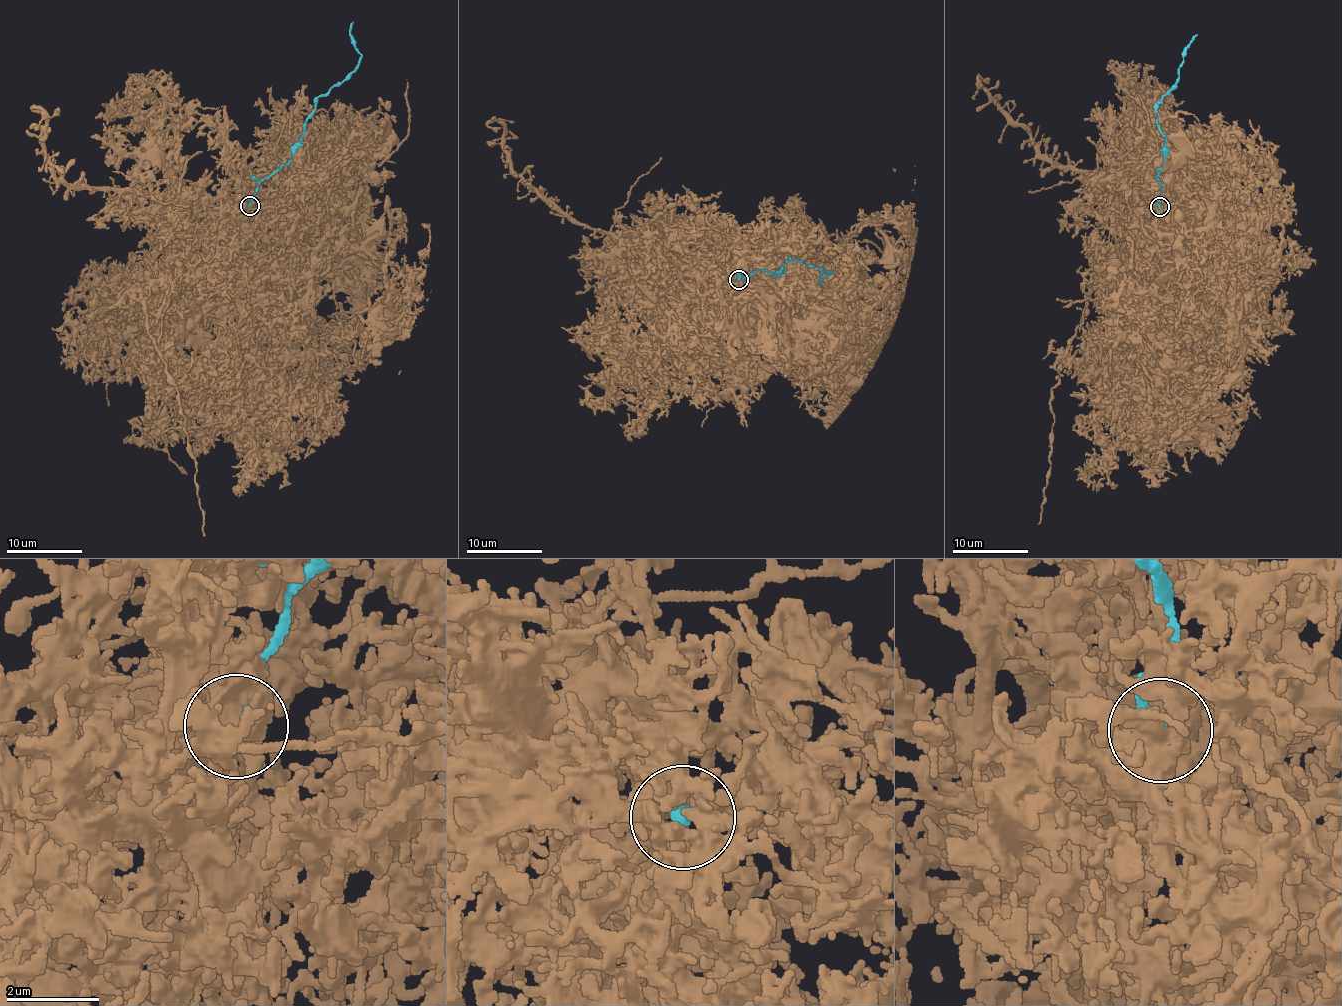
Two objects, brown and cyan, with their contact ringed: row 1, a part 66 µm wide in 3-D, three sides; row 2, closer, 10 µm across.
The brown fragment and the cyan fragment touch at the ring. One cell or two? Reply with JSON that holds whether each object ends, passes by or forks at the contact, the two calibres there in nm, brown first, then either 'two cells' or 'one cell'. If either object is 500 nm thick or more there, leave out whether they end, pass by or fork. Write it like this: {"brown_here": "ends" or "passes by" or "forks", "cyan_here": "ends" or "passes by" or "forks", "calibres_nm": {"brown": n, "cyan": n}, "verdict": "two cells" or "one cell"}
{"brown_here": "ends", "cyan_here": "ends", "calibres_nm": {"brown": 360, "cyan": 320}, "verdict": "two cells"}

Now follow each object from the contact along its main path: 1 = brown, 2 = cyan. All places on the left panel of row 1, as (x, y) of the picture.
1: (248, 206), (242, 223), (249, 230), (250, 243), (280, 268)
2: (250, 205), (257, 185), (291, 156), (315, 100), (340, 84), (354, 69), (361, 53), (351, 34), (353, 22)

